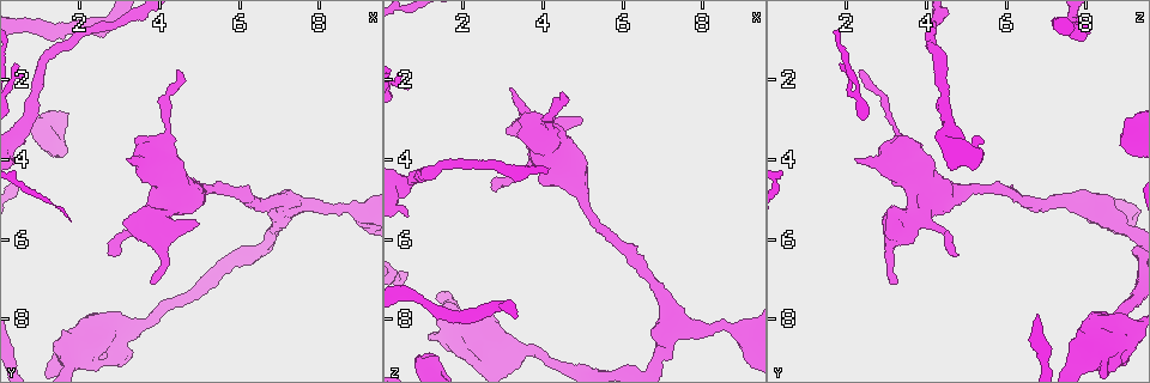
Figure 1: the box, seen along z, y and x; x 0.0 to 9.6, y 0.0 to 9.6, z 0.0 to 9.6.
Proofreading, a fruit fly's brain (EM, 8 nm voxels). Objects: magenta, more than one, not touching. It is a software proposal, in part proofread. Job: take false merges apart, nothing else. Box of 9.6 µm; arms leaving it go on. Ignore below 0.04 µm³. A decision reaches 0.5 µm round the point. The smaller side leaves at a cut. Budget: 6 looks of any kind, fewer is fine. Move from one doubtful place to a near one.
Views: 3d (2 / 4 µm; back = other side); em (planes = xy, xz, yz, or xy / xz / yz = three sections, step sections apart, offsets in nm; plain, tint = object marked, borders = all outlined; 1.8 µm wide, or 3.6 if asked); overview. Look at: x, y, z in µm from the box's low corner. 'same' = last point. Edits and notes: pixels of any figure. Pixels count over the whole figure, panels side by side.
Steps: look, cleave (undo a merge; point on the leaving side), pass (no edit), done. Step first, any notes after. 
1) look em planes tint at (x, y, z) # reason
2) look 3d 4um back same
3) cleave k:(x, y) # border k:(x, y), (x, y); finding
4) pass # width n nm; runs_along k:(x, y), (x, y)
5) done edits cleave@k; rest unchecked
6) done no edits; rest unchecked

look 3d 2um at (8.90, 5.20, 8.25)

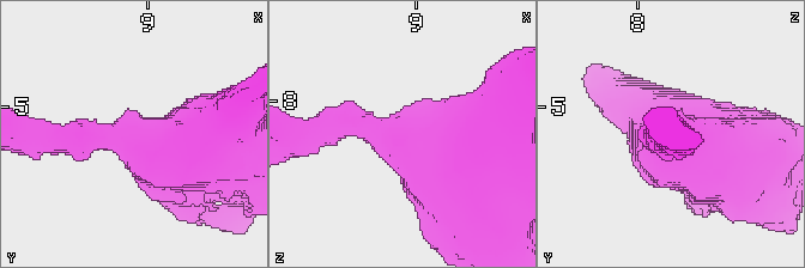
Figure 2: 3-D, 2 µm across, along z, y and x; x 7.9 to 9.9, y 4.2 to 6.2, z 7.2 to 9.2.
look em xz step 16 tint at (8.86, 5.20, 8.28)

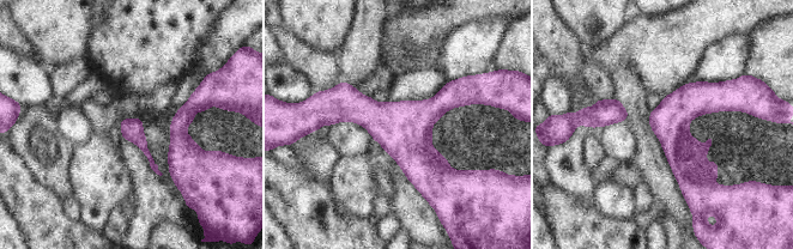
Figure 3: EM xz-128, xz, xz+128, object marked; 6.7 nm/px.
look em planes tint same # another direction

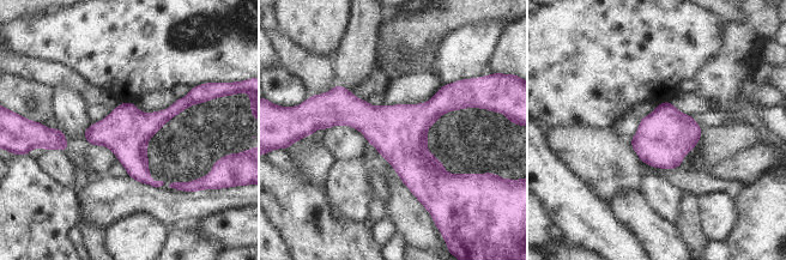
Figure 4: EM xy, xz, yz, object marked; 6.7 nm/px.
pass # runs_along 4:(460, 103), (419, 118), (321, 122); all the same neuron

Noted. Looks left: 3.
look em 3.6um planes plain at (7.00, 5.55, 8.80) # thick turns thin

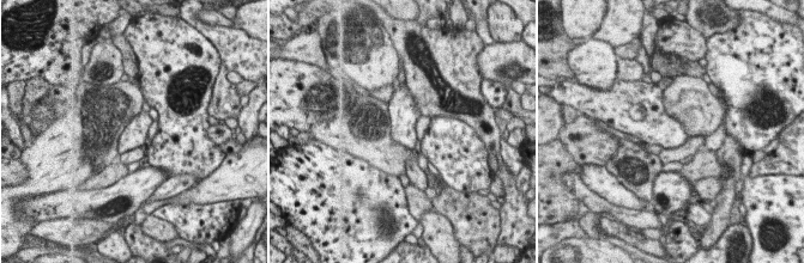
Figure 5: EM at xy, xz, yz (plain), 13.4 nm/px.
look em 3.6um planes tint same

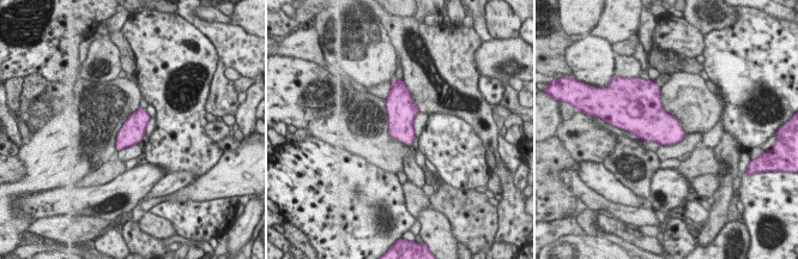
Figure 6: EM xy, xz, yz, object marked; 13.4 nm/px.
pass # width 320 nm; continuous, no second neuron

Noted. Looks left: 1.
done no edits; rest unchecked

